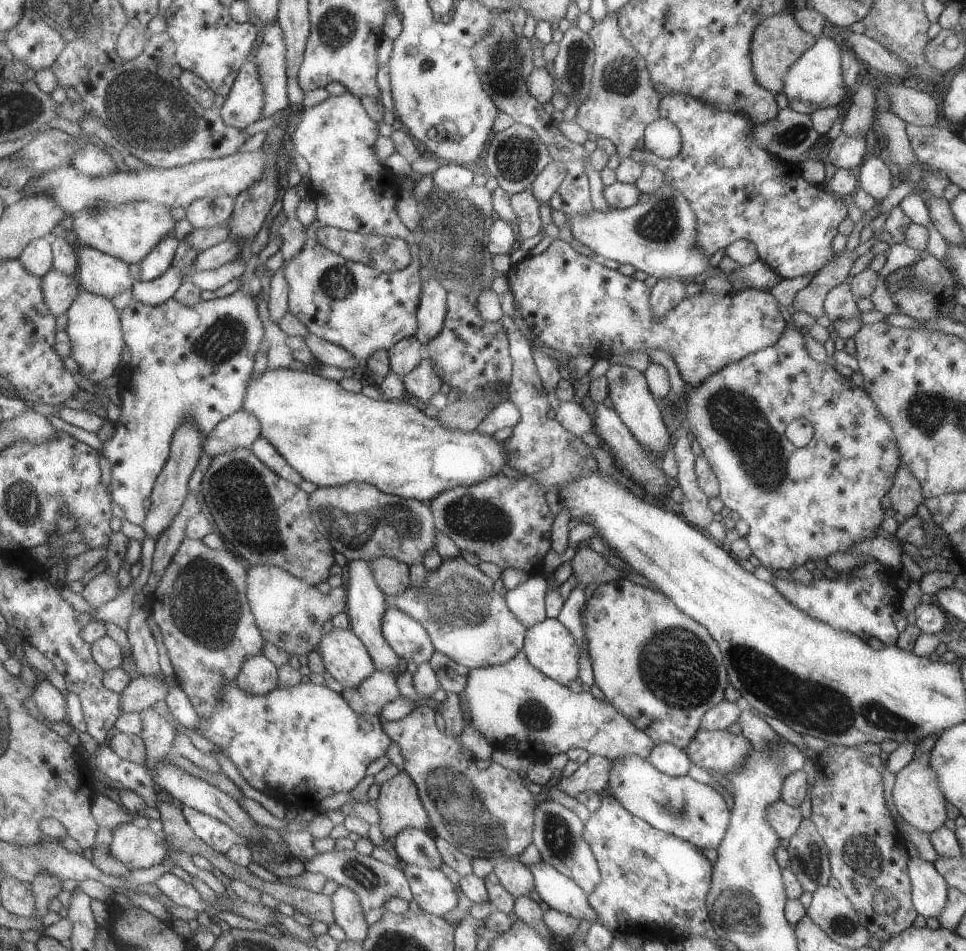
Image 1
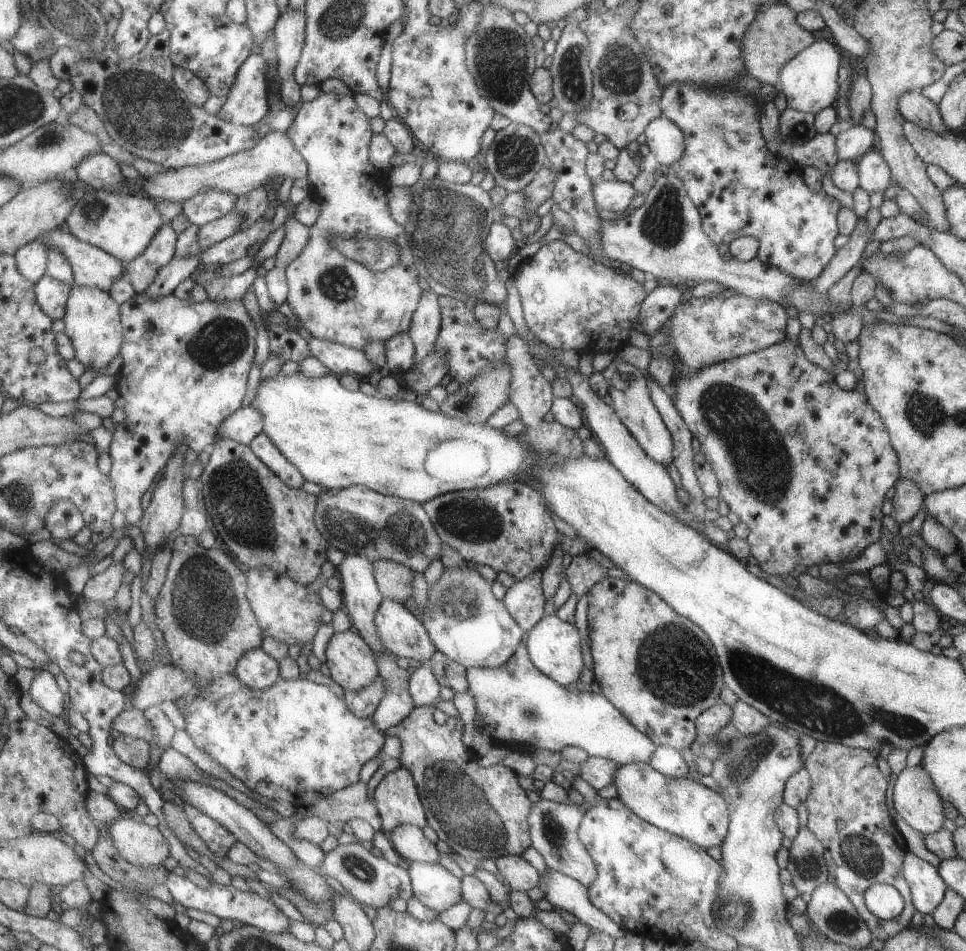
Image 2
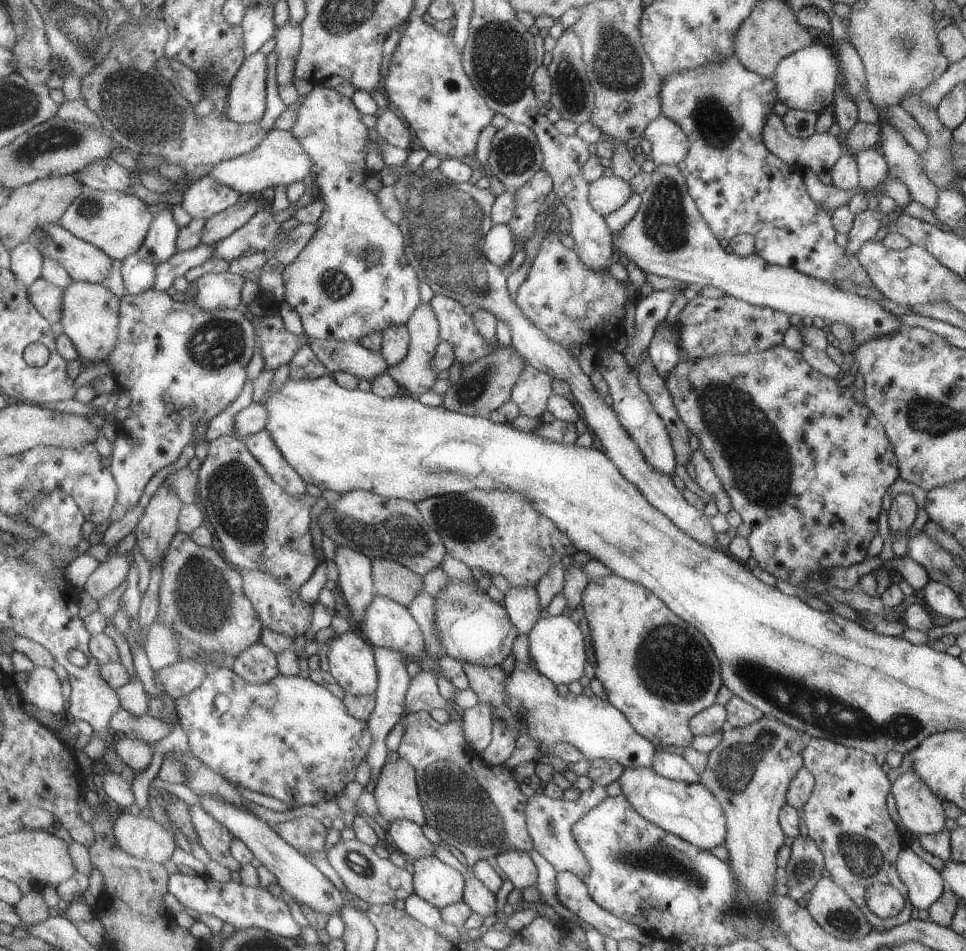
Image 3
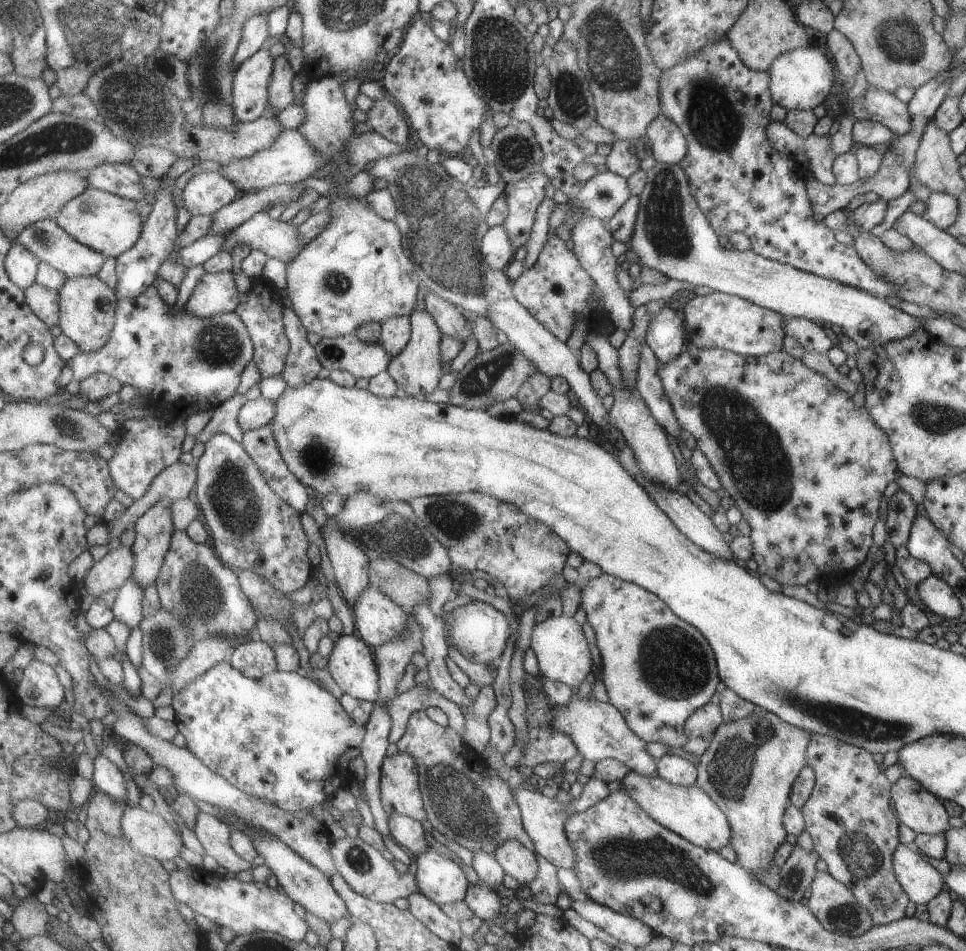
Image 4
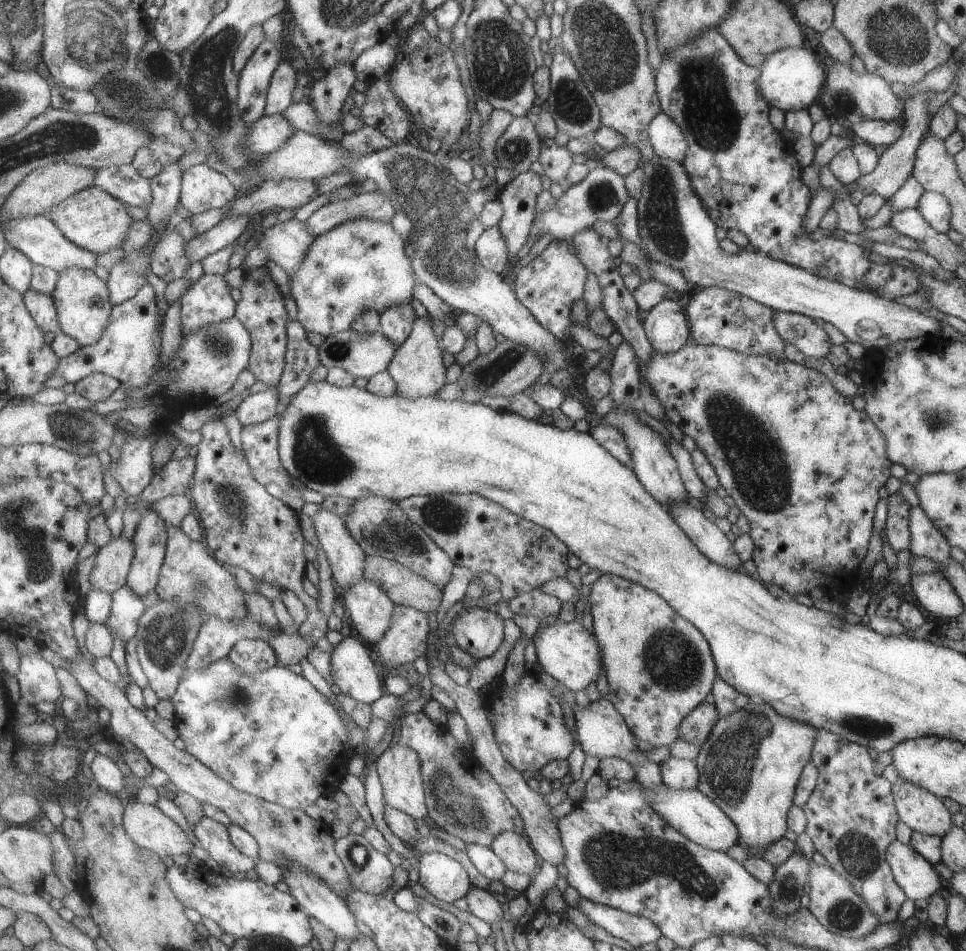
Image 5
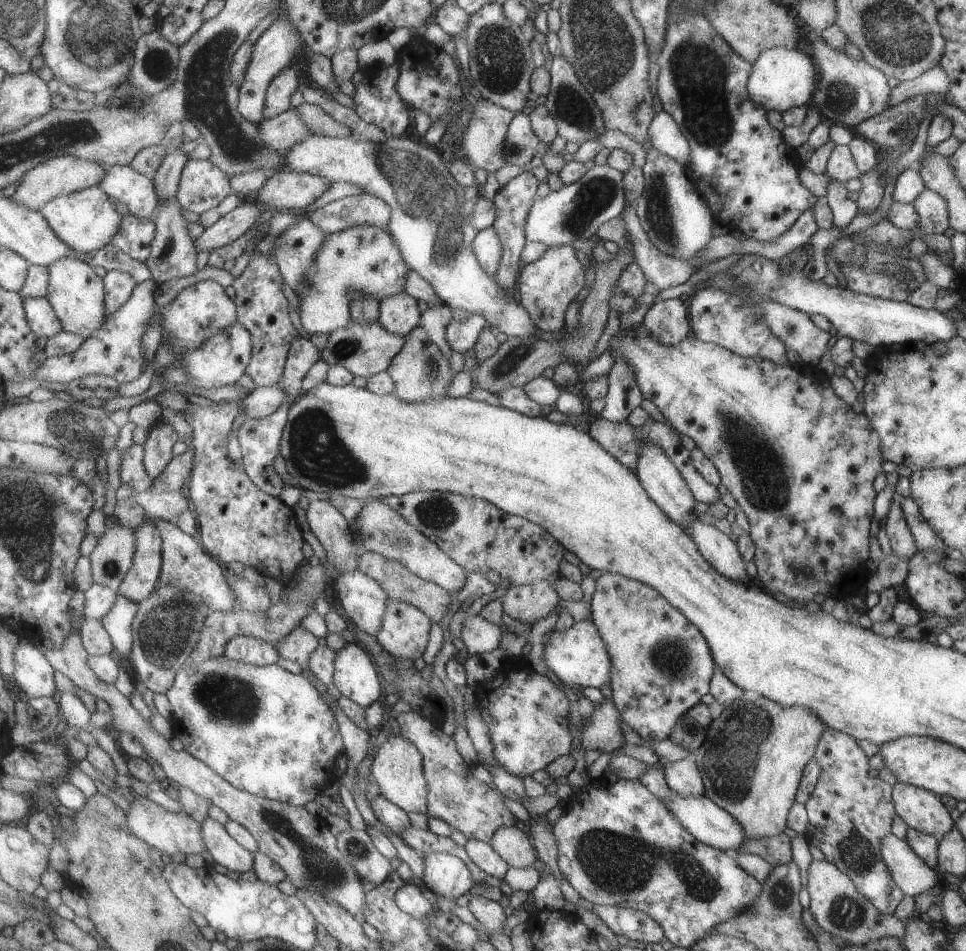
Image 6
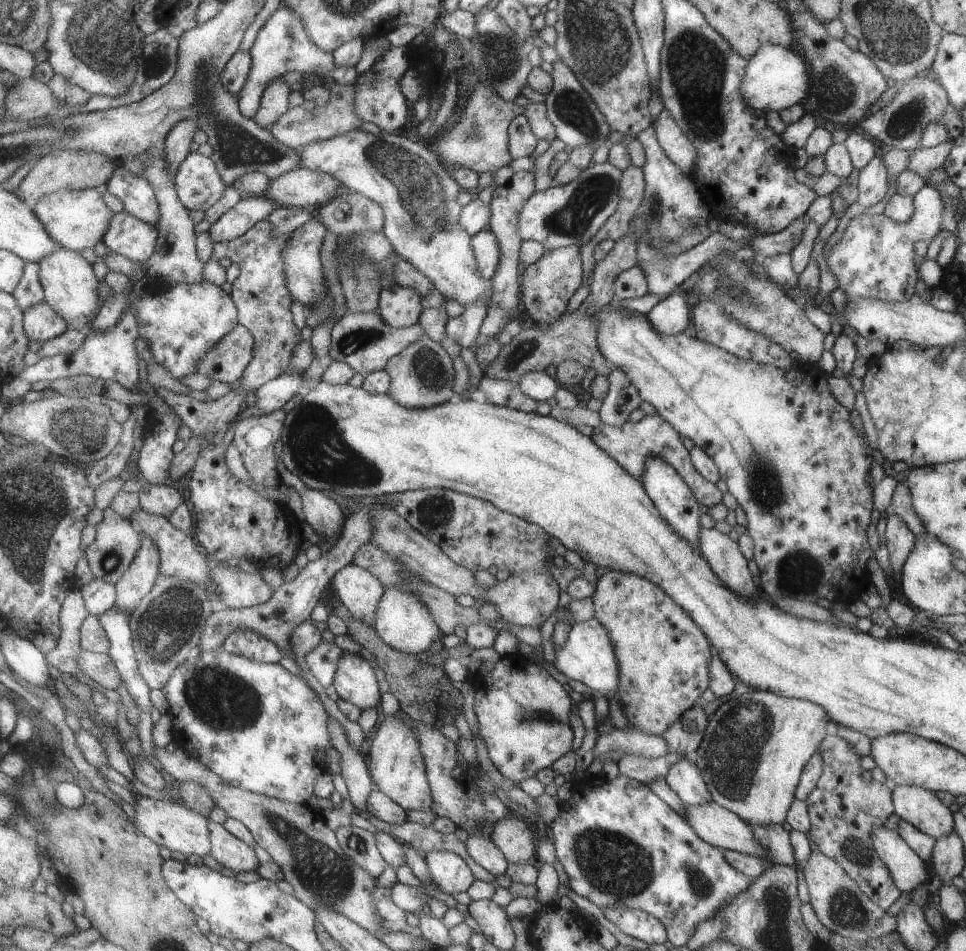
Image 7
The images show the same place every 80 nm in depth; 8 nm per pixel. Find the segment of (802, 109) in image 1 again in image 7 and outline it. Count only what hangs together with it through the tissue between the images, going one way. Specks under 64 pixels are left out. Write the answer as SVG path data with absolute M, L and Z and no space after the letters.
M763 45L747 59L740 91L742 99L755 110L779 112L803 102L809 88L808 64L797 52L779 45Z

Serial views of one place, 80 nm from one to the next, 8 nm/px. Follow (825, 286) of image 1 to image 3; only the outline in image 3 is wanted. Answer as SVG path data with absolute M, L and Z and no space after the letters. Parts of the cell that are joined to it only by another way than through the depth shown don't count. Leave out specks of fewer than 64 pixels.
M865 209L854 215L851 230L847 233L848 243L844 247L846 254L851 257L855 256L863 243L872 240L877 229L882 226L883 218L883 214L878 210L871 212Z

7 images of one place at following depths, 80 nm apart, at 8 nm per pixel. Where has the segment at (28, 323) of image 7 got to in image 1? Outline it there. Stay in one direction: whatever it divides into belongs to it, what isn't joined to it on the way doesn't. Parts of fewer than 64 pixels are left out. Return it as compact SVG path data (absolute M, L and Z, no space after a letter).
M59 269L44 276L43 288L45 300L55 316L68 314L82 289L77 276L70 277Z

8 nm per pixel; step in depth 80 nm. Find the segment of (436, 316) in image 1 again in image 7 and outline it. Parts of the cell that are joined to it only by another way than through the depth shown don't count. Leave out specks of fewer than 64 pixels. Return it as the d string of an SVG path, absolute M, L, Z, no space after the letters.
M427 333L421 335L403 352L389 359L385 368L392 378L392 387L389 394L403 406L411 408L434 407L445 402L463 400L463 394L453 392L455 384L455 366L449 352L435 342Z

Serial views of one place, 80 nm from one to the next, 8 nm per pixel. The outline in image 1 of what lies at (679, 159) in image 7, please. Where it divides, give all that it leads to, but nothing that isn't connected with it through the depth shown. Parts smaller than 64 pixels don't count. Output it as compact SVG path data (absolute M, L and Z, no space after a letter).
M659 117L645 126L640 146L653 159L673 158L680 149L680 132L672 122Z

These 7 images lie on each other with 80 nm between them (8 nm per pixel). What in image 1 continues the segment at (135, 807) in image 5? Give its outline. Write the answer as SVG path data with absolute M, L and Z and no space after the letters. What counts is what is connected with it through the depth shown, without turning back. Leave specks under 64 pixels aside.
M131 821L113 831L112 853L122 860L128 870L151 868L163 863L169 854L164 835L158 835L151 828L138 828Z

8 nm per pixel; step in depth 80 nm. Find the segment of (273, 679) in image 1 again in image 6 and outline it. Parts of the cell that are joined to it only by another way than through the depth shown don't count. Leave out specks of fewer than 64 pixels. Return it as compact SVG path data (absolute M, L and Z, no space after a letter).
M235 637L226 648L226 655L236 661L258 667L275 665L282 656L277 645L255 637Z

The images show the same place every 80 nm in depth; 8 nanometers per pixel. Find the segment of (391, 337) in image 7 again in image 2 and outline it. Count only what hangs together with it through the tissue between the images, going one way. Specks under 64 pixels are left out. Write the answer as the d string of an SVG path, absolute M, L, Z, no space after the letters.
M311 336L309 339L312 355L317 357L334 374L353 372L353 374L371 374L379 370L368 359L365 351L354 349L327 339Z

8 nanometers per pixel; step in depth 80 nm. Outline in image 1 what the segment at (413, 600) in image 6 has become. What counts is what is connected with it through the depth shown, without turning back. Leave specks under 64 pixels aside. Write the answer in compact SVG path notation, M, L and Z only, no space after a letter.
M379 557L370 562L373 574L386 595L403 594L412 585L410 566L399 559Z

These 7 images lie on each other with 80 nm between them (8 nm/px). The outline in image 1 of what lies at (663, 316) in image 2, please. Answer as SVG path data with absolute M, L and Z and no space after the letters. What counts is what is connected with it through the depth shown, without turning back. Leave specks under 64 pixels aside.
M678 278L656 279L650 288L649 306L656 316L663 316L685 298L687 281Z

